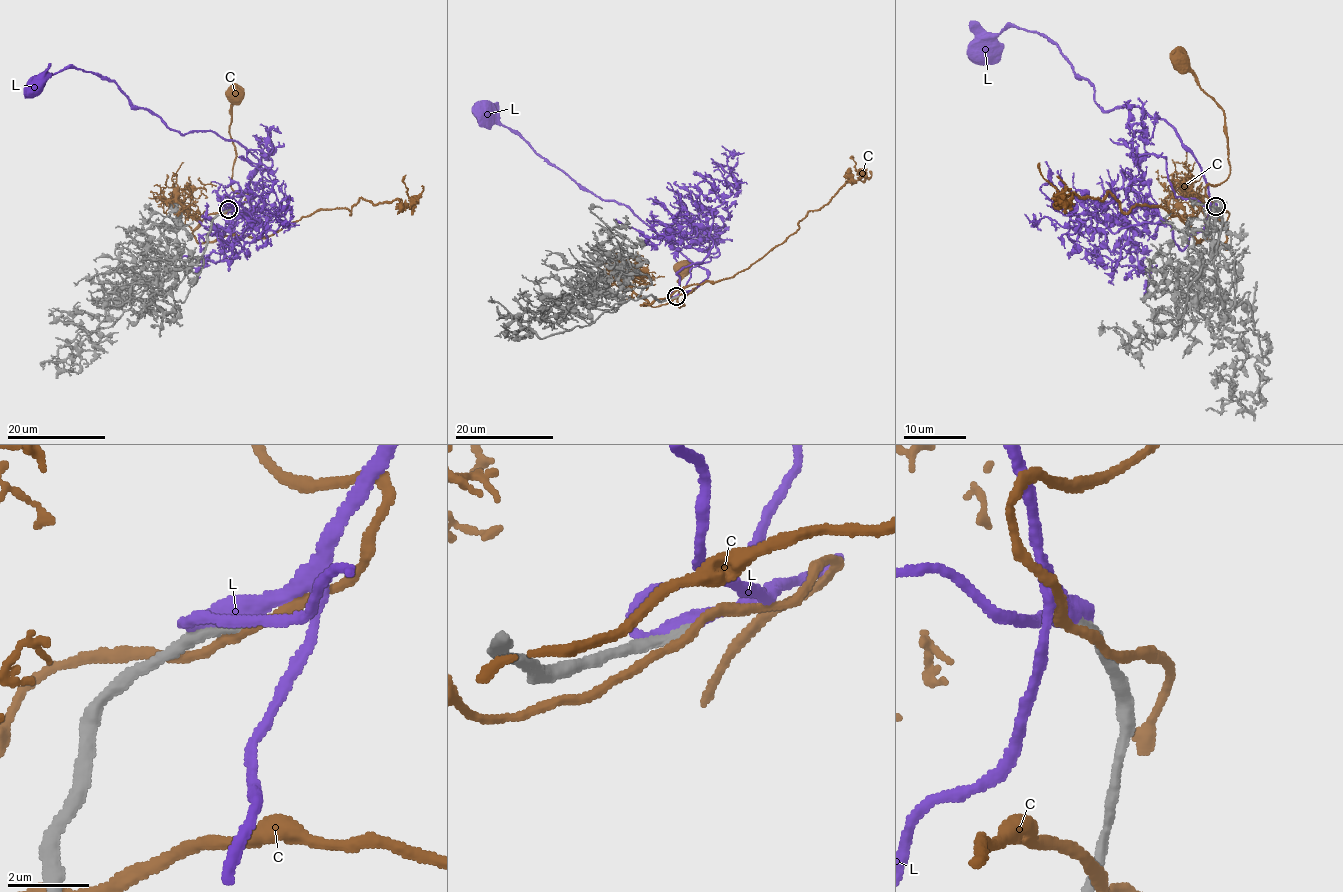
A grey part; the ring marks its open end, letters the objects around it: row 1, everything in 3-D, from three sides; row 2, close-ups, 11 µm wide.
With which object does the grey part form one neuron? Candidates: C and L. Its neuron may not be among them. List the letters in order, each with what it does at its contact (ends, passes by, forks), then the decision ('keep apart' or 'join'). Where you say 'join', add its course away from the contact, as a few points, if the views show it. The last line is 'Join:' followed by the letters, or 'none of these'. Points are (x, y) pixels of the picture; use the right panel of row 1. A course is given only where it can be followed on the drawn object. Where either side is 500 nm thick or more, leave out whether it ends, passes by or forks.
C: it passes by; keep apart
L: it passes by; join; it runs (1217, 207), (1203, 170), (1168, 123), (1140, 107), (1104, 111), (1054, 44), (1008, 26), (980, 54), (983, 48)
Join: L

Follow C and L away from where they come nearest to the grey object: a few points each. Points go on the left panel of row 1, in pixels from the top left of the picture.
C: (228, 210), (206, 216), (194, 238), (265, 238), (319, 210), (350, 214), (360, 198), (409, 206), (405, 174)
L: (227, 210), (259, 167), (239, 144), (212, 131), (180, 134), (91, 72), (64, 68), (39, 90), (37, 85)

